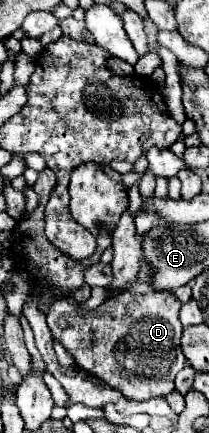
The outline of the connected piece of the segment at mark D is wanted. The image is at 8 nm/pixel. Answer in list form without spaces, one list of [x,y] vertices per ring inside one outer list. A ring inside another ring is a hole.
[[[134,284],[128,292],[106,300],[96,310],[84,310],[68,298],[58,298],[48,308],[48,326],[52,336],[72,354],[78,368],[106,382],[110,388],[120,390],[128,400],[150,400],[156,396],[168,396],[174,390],[176,374],[186,366],[186,358],[180,348],[182,324],[178,320],[180,302],[172,292],[156,292],[150,284]]]

